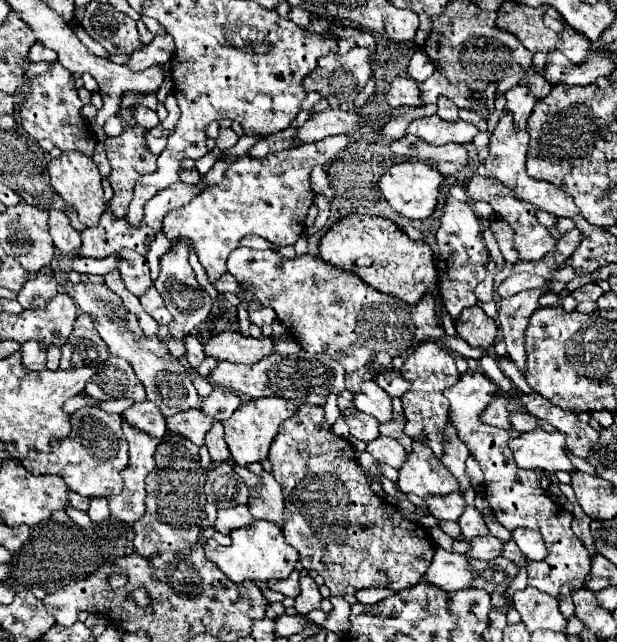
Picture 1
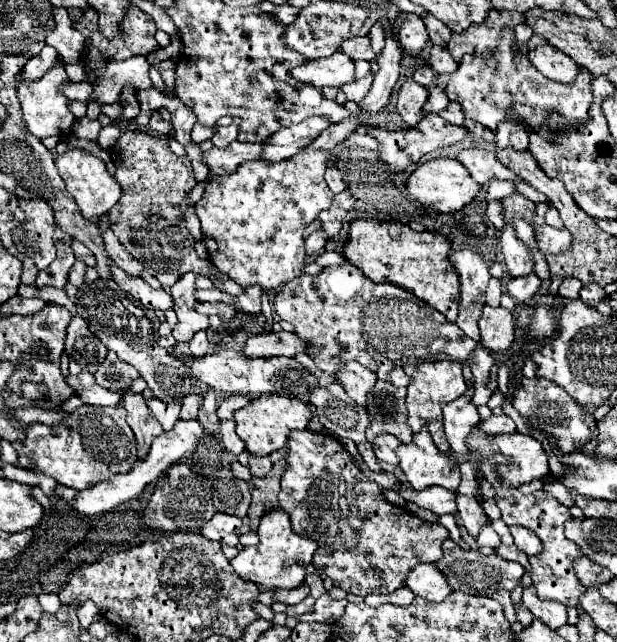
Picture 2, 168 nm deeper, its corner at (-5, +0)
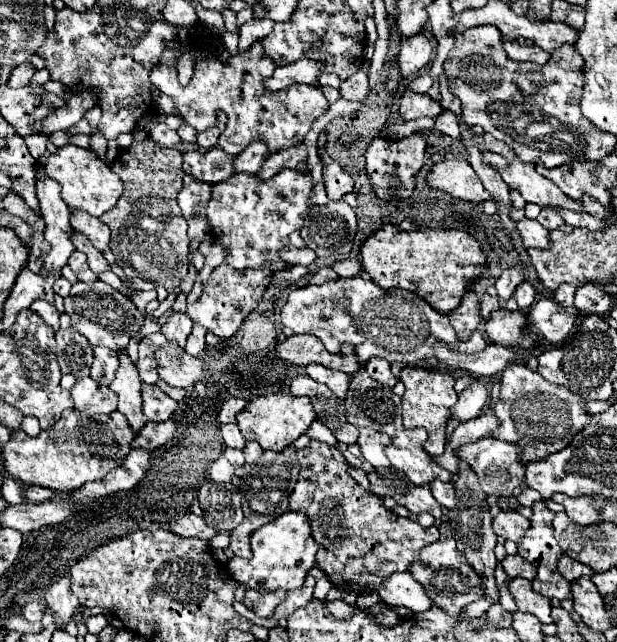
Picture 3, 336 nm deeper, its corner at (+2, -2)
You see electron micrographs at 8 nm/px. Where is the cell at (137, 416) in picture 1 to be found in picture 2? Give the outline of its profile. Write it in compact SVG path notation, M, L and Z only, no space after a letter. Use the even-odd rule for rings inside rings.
M150 399L148 409L154 413L154 417L160 421L162 429L172 429L174 423L180 419L180 403L178 401L160 401L160 399Z

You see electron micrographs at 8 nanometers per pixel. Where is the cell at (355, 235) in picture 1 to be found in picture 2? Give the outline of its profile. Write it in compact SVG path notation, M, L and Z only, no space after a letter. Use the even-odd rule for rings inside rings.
M360 219L350 225L350 241L344 247L344 255L374 283L392 283L408 289L424 303L444 313L448 321L456 319L460 301L460 279L454 265L450 263L450 239L446 235L414 231L404 223Z

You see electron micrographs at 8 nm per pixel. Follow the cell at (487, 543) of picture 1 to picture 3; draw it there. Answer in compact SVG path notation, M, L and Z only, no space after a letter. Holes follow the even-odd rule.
M507 555L501 561L501 565L507 571L507 575L513 577L513 579L515 577L525 577L525 579L531 581L535 577L535 567L529 561L525 561L523 557L519 557L519 555Z

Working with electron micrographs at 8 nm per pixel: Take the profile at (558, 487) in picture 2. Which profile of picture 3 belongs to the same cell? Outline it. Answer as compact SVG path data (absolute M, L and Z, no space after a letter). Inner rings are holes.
M530 488L523 489L517 499L520 505L527 507L531 507L534 502L542 500L541 495Z

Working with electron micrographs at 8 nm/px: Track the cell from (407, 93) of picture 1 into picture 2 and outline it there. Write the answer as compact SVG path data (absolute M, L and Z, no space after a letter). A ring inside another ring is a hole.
M408 79L398 93L398 113L402 115L404 123L408 127L414 127L420 123L424 113L424 103L428 99L428 89L418 85L414 79Z

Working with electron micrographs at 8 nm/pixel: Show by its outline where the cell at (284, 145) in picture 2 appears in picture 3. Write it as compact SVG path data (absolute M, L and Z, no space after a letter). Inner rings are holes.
M251 143L249 147L245 147L243 153L237 155L235 169L237 169L237 173L241 173L241 171L257 173L269 155L271 155L271 151L269 151L269 147L265 147L265 143Z

